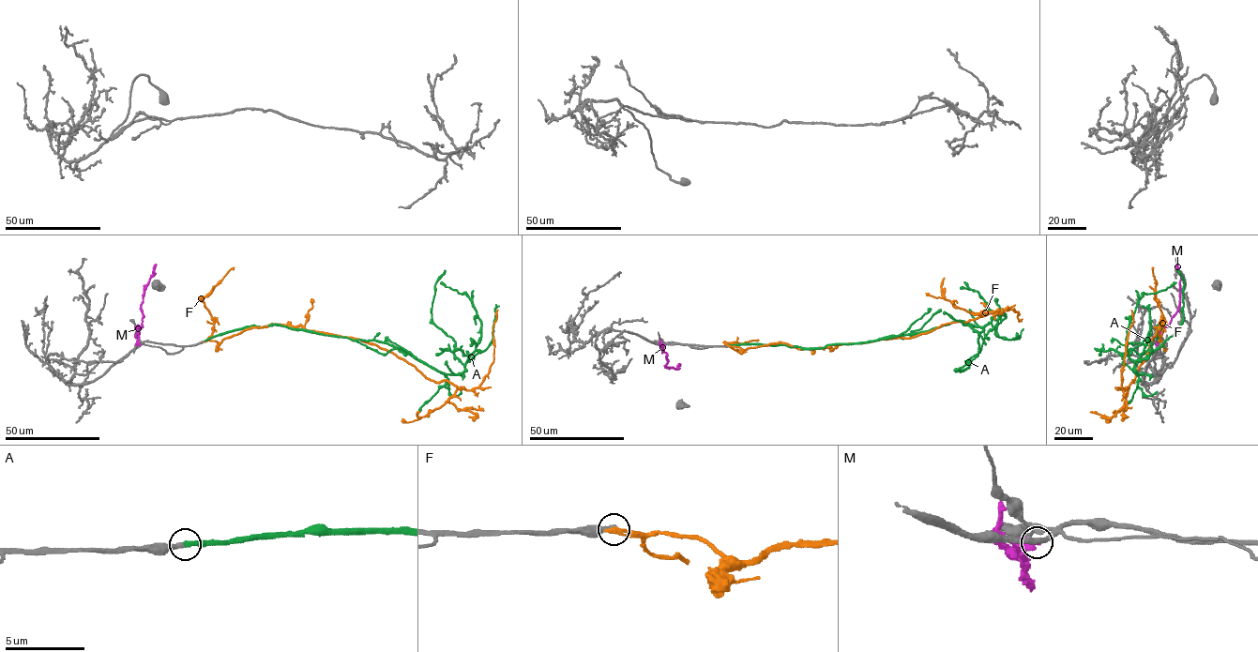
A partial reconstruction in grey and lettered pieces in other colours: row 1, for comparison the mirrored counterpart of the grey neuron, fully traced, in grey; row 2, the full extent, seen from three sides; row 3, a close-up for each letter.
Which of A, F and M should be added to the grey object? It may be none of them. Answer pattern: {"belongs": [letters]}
{"belongs": ["A"]}

